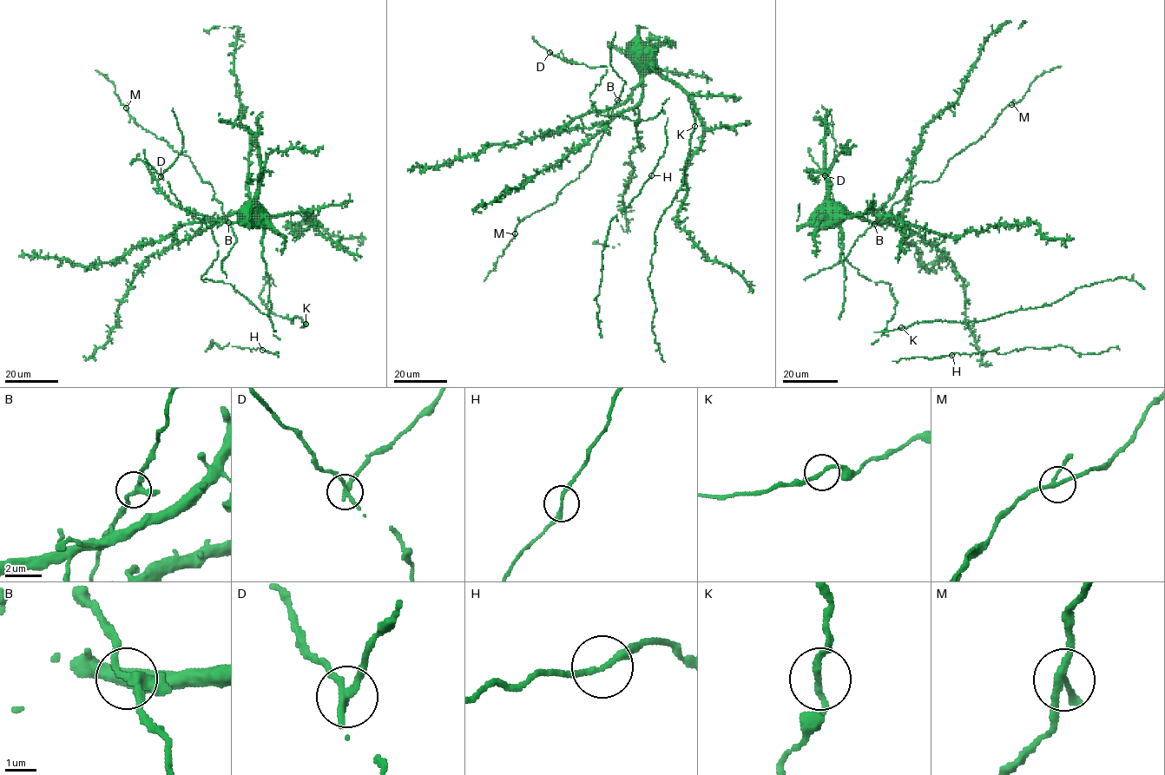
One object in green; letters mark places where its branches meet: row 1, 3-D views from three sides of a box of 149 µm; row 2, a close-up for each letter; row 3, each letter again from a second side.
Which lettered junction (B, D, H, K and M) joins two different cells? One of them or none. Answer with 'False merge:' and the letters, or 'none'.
False merge: D

